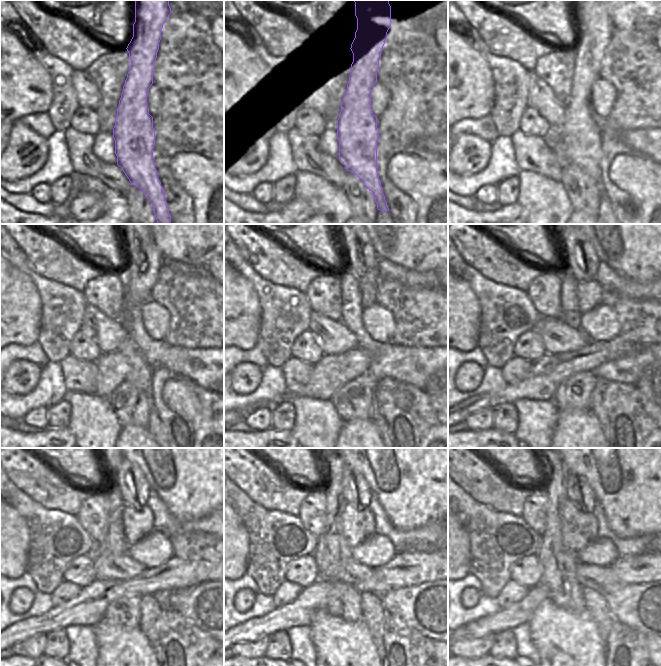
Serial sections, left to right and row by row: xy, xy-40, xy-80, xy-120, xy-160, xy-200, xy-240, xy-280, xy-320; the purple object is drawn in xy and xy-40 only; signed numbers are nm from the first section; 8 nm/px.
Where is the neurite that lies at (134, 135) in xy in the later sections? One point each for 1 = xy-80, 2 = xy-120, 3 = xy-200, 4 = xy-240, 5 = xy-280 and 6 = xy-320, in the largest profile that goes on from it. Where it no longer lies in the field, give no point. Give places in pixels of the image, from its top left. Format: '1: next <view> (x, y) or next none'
1: next xy-80 (582, 138)
2: next xy-120 (145, 259)
3: next xy-200 (587, 261)
4: next xy-240 (139, 489)
5: next xy-280 (361, 492)
6: next xy-320 (585, 494)

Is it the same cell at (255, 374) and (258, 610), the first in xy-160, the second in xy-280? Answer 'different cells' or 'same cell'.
different cells

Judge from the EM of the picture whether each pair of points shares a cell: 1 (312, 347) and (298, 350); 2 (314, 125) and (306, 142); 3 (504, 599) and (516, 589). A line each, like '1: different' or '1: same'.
1: same
2: different
3: same

